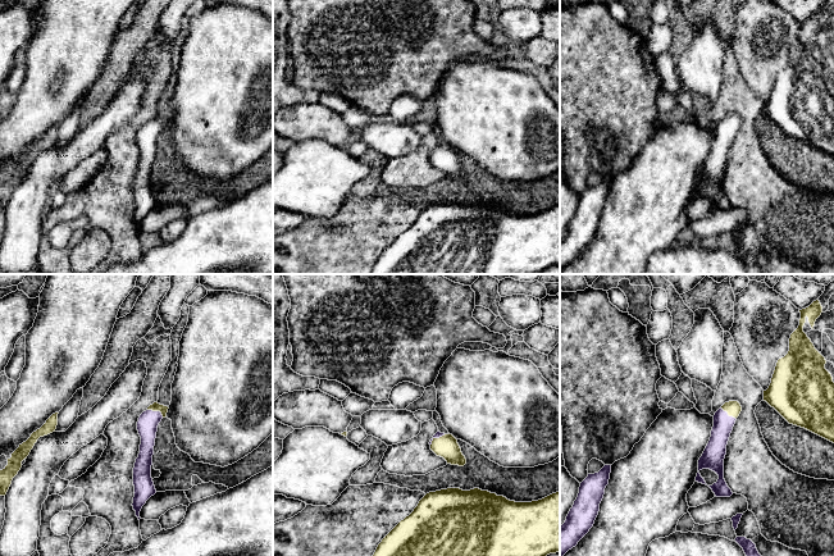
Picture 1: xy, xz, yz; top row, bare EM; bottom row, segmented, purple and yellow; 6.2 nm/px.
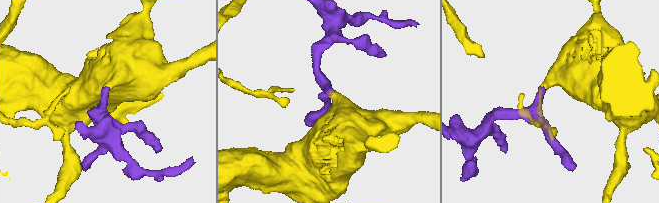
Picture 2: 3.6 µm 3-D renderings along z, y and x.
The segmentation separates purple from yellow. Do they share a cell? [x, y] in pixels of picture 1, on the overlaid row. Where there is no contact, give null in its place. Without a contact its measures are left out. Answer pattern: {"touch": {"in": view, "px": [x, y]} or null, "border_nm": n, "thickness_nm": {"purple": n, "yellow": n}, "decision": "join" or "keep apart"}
{"touch": {"in": "xy", "px": [156, 411]}, "border_nm": 120, "thickness_nm": {"purple": 130, "yellow": 60}, "decision": "join"}

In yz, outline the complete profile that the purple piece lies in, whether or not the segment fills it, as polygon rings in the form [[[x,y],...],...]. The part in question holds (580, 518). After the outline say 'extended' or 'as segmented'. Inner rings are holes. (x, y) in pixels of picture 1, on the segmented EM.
[[[605,465],[598,473],[588,474],[580,483],[578,497],[560,527],[560,556],[575,547],[593,527],[610,473],[611,465]]]; as segmented

